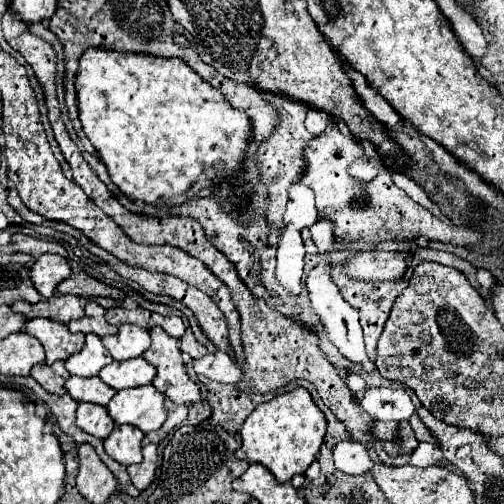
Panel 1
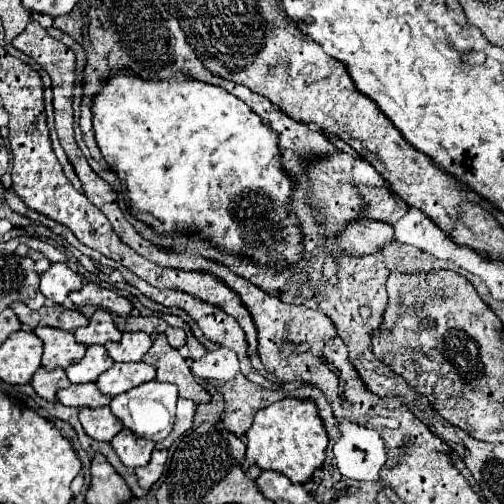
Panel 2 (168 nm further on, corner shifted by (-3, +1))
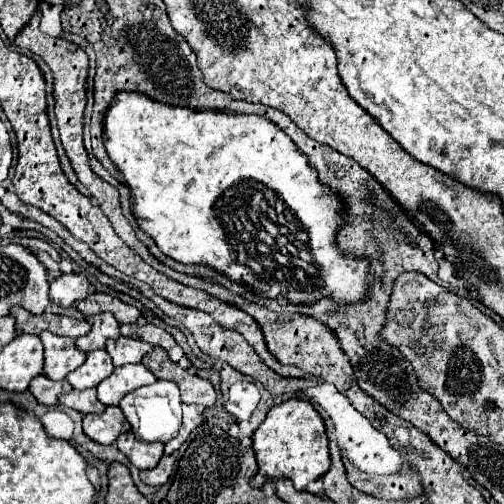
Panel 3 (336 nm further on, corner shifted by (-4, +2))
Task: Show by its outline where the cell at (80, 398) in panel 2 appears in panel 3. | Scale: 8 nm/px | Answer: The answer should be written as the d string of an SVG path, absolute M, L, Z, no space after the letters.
M84 389L84 391L70 391L70 393L62 393L60 395L60 405L66 405L70 409L80 411L82 415L88 413L102 413L106 407L98 401L96 397L96 389Z

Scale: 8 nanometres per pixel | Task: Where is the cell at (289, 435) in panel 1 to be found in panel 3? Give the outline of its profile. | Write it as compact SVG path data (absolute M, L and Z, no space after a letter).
M290 399L272 407L252 437L252 449L260 467L258 475L252 479L254 487L262 487L268 479L286 477L298 491L304 491L308 483L320 479L330 469L326 425L312 403L302 399Z

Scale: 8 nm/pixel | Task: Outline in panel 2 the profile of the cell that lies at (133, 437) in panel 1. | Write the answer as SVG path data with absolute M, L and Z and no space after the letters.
M123 428L111 440L111 446L113 446L119 460L125 466L137 468L137 466L147 466L149 464L149 456L151 456L151 450L155 448L155 442L151 442L147 438L141 438L141 436L135 436L131 430Z

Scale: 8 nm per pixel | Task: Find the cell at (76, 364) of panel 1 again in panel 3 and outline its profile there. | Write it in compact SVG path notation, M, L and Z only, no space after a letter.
M96 349L92 353L88 353L86 363L82 367L78 367L76 371L68 373L66 381L74 387L74 389L88 389L88 387L98 387L100 381L104 381L106 377L110 377L114 371L114 365L108 357L108 353L104 349Z

